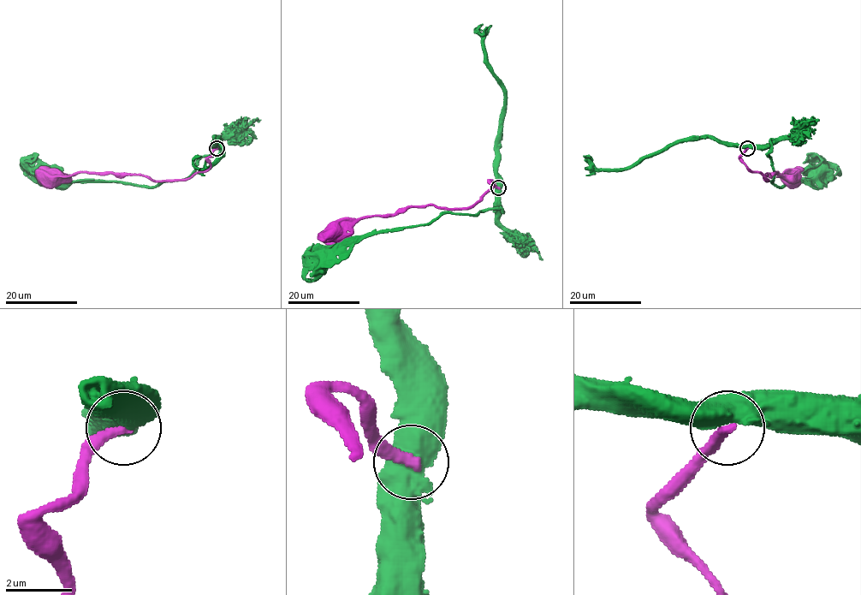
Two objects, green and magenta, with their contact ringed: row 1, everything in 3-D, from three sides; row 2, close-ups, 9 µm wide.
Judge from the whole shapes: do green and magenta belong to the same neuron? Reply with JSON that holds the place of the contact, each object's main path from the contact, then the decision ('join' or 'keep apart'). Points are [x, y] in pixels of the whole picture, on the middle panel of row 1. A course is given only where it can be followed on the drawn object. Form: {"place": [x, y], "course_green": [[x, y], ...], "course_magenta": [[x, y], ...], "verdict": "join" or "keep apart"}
{"place": [498, 187], "course_green": [[499, 187], [499, 211], [501, 212], [500, 208], [469, 215], [443, 212], [427, 223], [339, 242], [323, 256]], "course_magenta": [[499, 187], [489, 181], [490, 188], [468, 207], [406, 206], [394, 214], [345, 221], [335, 230]], "verdict": "keep apart"}

